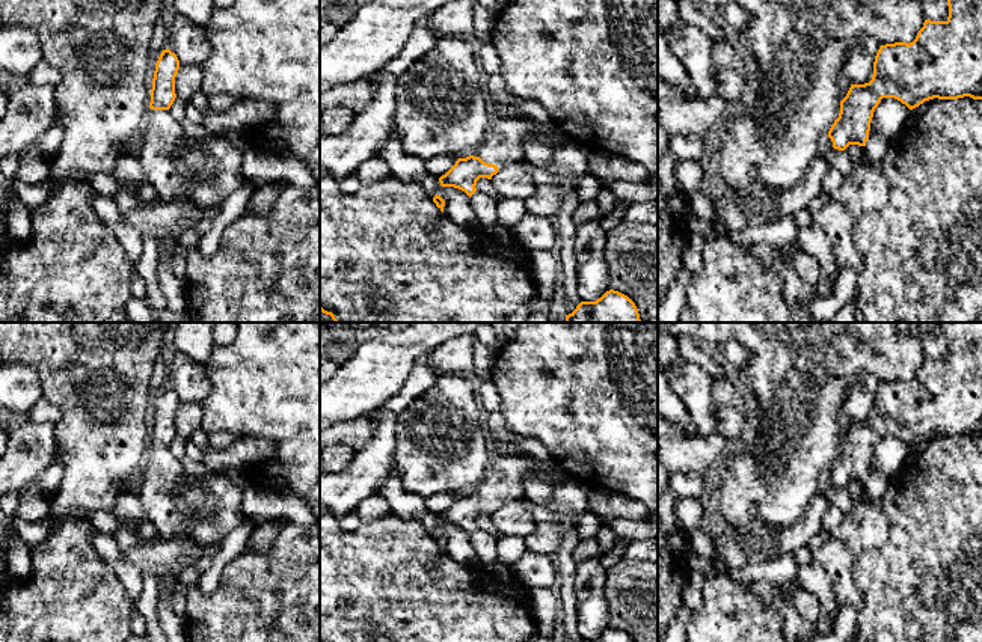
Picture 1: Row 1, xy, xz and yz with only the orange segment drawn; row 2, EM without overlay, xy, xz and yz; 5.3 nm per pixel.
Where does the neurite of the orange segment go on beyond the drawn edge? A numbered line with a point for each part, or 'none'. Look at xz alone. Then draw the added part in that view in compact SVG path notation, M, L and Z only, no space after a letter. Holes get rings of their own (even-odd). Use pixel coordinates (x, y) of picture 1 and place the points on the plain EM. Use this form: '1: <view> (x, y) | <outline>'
1: xz (504, 478) | M501 455L487 469L483 481L471 491L498 506L522 499L523 479L539 478L537 472L558 466L552 458L535 460L529 455Z

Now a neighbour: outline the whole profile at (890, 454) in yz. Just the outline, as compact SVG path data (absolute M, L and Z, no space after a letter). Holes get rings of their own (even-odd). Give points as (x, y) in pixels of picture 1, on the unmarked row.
M882 436L873 449L870 467L893 478L911 455L911 448L895 436Z

